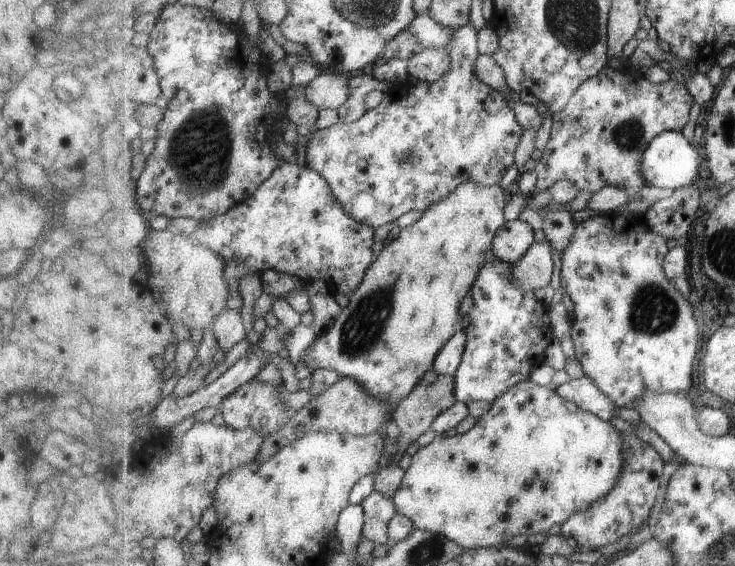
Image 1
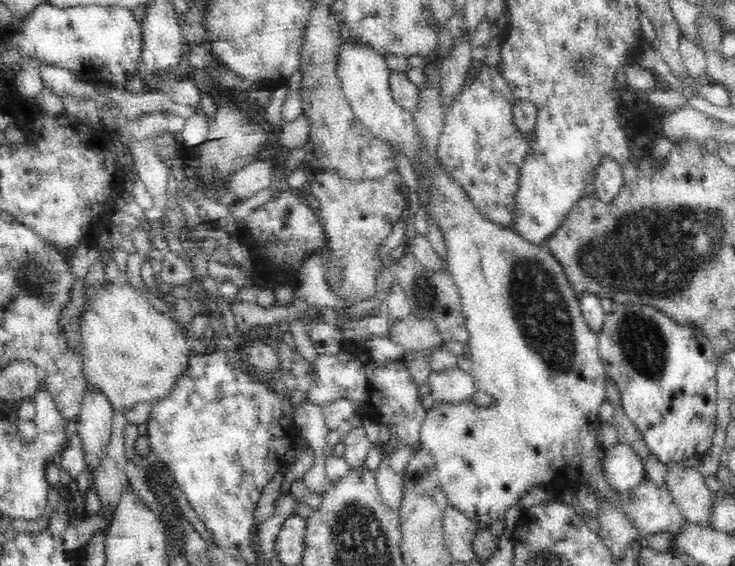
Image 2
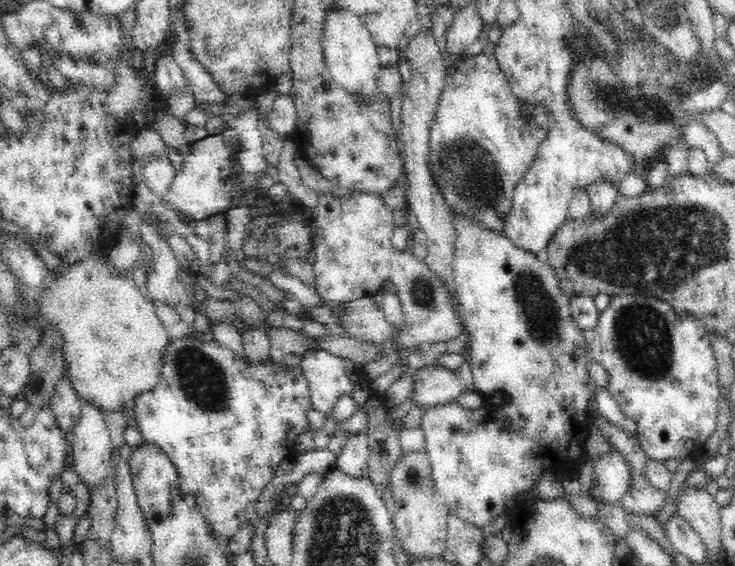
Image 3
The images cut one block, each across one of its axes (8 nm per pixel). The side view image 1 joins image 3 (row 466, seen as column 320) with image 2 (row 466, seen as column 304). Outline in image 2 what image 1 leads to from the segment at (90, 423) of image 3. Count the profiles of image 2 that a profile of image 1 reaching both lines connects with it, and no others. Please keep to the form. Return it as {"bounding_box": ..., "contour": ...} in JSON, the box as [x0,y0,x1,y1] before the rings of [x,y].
{"bounding_box":[77,389,115,469],"contour":[[[87,389],[77,419],[77,436],[86,449],[86,463],[91,469],[98,466],[102,451],[109,446],[114,412],[115,407],[102,389]]]}

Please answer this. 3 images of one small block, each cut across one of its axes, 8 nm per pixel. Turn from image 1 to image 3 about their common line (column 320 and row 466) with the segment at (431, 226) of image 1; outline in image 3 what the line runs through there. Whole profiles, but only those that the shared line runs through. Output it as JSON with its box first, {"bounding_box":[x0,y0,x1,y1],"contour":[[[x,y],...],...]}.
{"bounding_box":[335,434,370,478],"contour":[[[366,434],[350,435],[337,457],[335,468],[362,478],[369,476],[370,445]]]}

